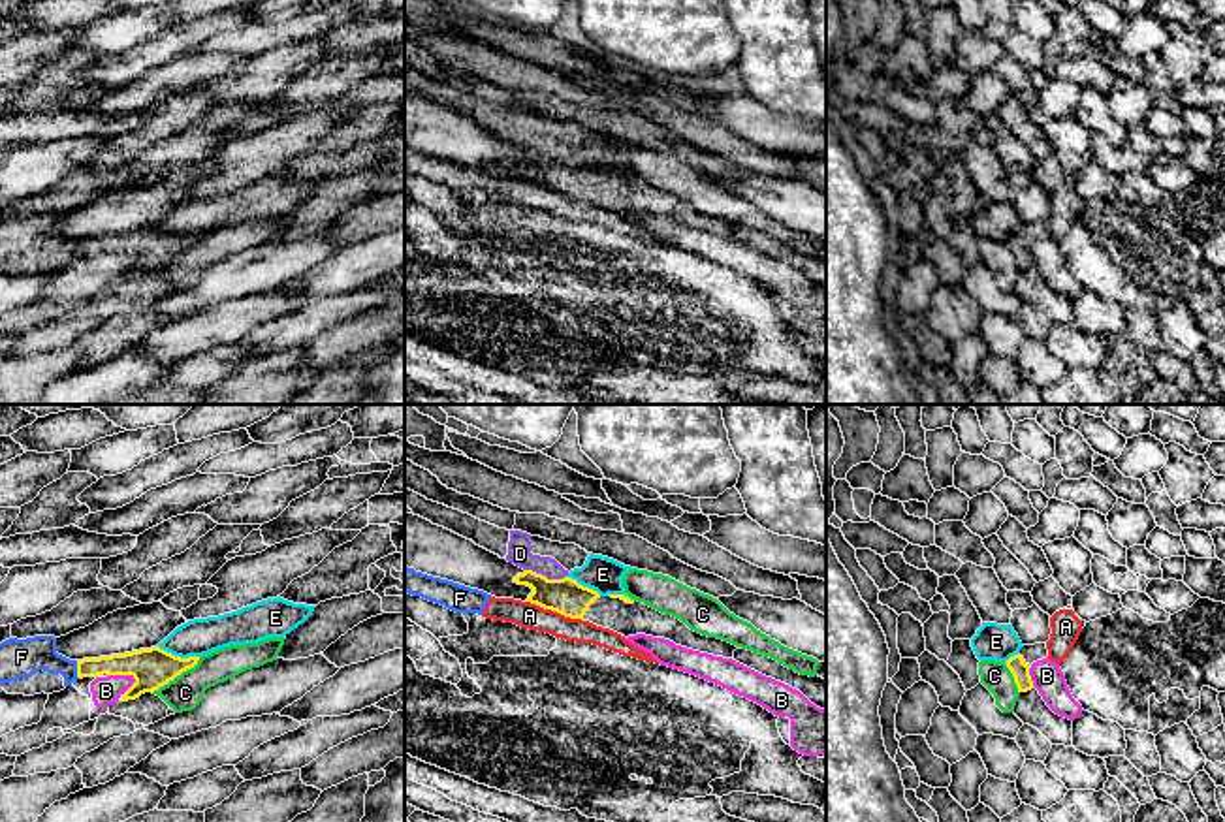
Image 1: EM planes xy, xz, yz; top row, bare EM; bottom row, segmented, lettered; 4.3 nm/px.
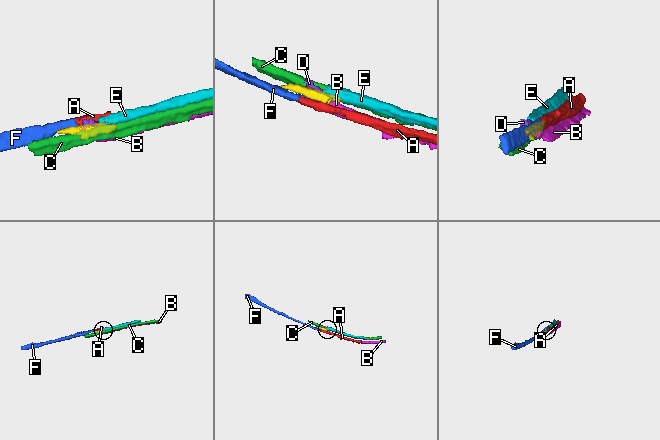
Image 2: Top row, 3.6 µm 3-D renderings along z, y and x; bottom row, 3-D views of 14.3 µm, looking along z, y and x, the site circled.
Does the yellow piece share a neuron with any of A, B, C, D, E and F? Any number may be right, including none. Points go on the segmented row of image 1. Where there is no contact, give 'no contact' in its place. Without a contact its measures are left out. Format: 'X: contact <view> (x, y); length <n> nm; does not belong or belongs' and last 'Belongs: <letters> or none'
A: contact xz (554, 610); length 260 nm; does not belong
B: contact xy (123, 674); length 130 nm; does not belong
C: contact xy (177, 674); length 260 nm; does not belong
D: contact xz (544, 576); length 190 nm; does not belong
E: contact xy (179, 657); length 180 nm; does not belong
F: contact xy (78, 670); length 80 nm; does not belong
Belongs: none

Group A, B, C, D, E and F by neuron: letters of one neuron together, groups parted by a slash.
A F / B / C / D E

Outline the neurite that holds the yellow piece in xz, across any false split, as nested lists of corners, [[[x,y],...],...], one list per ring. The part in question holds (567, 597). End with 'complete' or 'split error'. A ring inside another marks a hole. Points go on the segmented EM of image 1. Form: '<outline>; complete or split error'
[[[525,570],[514,577],[514,583],[533,589],[525,602],[570,619],[589,621],[625,638],[636,634],[664,638],[676,645],[732,660],[734,651],[740,649],[728,641],[702,636],[679,619],[664,615],[644,602],[630,600],[625,594],[600,596],[597,591],[580,585],[568,576],[563,579],[548,579],[542,574]]]; split error

